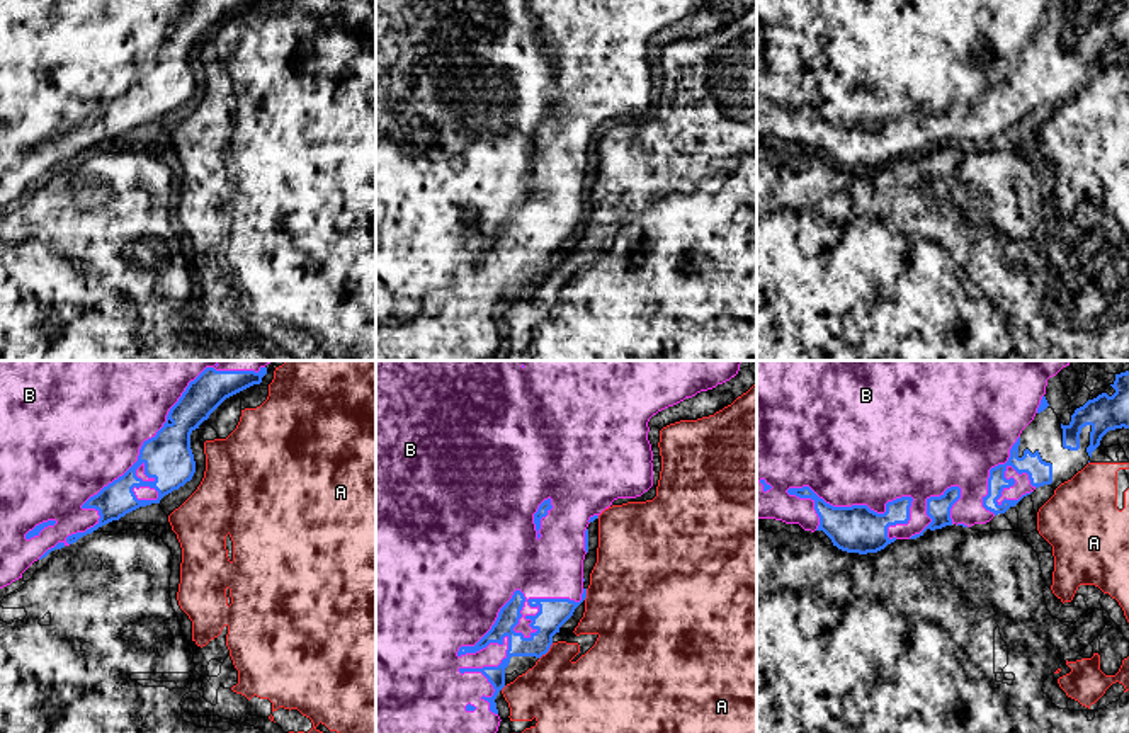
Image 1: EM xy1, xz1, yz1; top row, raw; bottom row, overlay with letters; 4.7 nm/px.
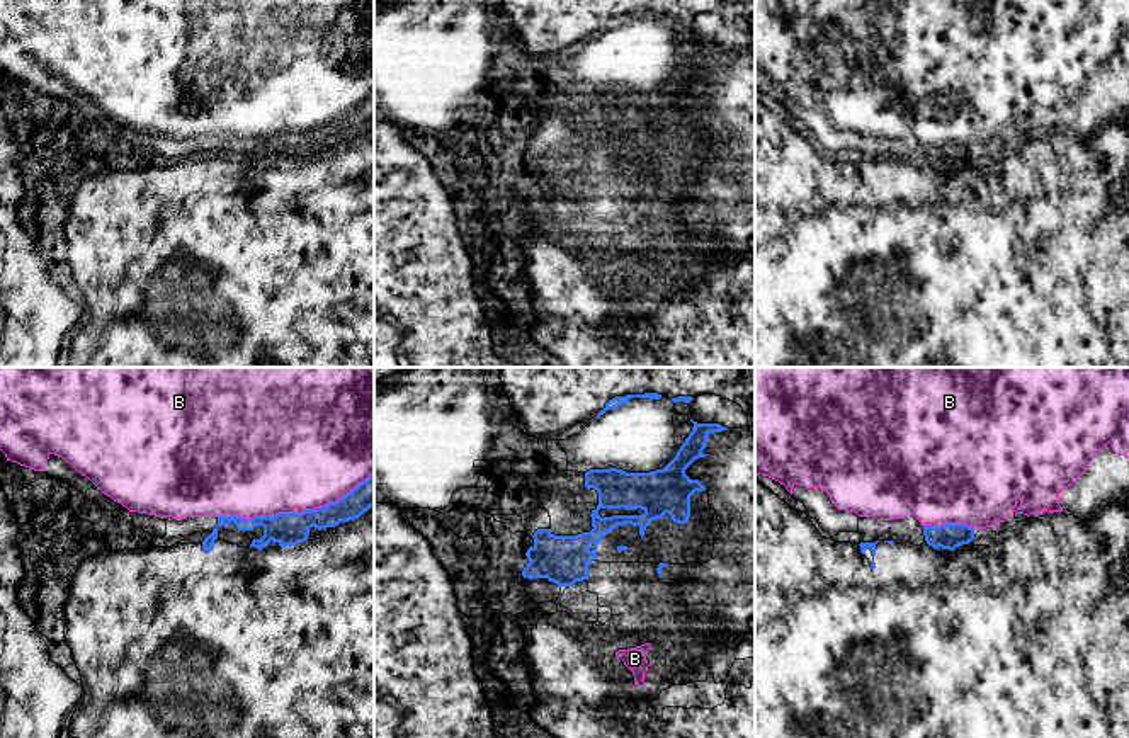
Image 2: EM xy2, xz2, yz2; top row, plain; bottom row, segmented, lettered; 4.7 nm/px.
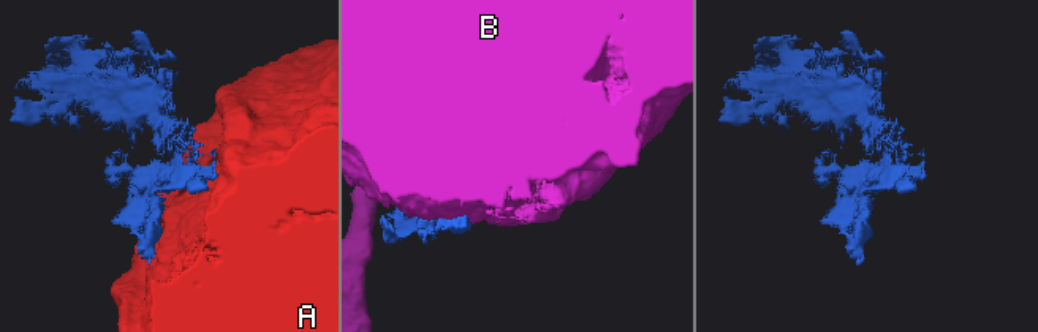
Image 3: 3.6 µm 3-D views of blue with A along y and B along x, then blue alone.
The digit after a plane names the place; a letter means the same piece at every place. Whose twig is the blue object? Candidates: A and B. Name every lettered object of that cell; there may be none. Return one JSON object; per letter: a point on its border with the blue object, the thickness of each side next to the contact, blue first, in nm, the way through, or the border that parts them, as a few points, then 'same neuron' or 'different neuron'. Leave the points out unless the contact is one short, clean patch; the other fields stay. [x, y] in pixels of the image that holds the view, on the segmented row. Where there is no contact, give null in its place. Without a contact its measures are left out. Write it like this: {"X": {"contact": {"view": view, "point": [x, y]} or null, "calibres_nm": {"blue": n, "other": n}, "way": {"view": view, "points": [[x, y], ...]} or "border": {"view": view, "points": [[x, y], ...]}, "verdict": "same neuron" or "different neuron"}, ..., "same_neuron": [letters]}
{"A": {"contact": {"view": "xz1", "point": [546, 652]}, "calibres_nm": {"blue": 140, "other": 340}, "verdict": "different neuron"}, "B": {"contact": {"view": "xz1", "point": [459, 648]}, "calibres_nm": {"blue": 100, "other": 500}, "verdict": "different neuron"}, "same_neuron": []}

